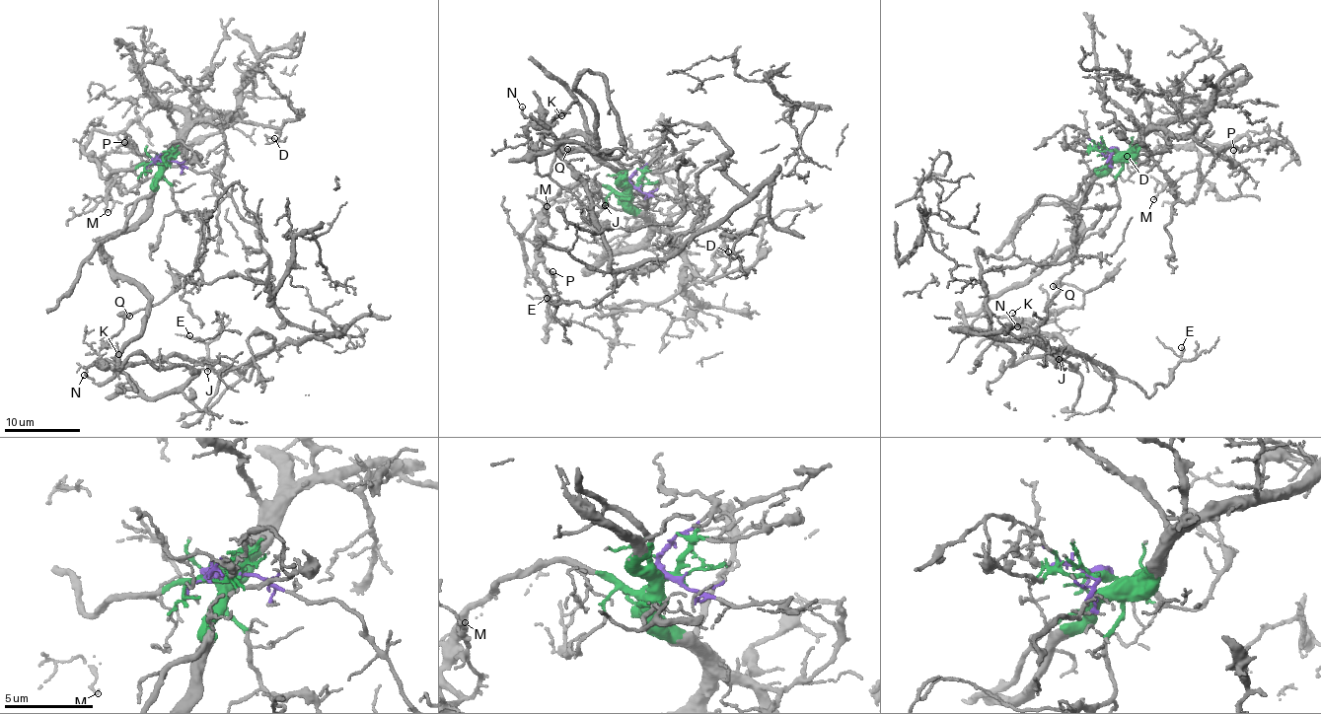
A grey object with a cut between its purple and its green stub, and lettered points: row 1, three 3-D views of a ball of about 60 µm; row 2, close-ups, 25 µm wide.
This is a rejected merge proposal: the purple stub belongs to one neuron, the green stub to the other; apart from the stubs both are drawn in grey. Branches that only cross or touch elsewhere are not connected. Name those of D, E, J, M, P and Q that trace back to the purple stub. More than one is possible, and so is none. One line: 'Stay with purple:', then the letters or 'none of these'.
Stay with purple: E, J

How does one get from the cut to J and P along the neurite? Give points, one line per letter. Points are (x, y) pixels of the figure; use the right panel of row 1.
J: (1114, 152), (1090, 174), (1071, 254), (982, 274), (991, 333), (1066, 347), (1110, 376), (1074, 352), (1060, 360)
P: (1114, 152), (1131, 154), (1142, 162), (1161, 147), (1175, 146), (1223, 155), (1232, 161), (1232, 150)

